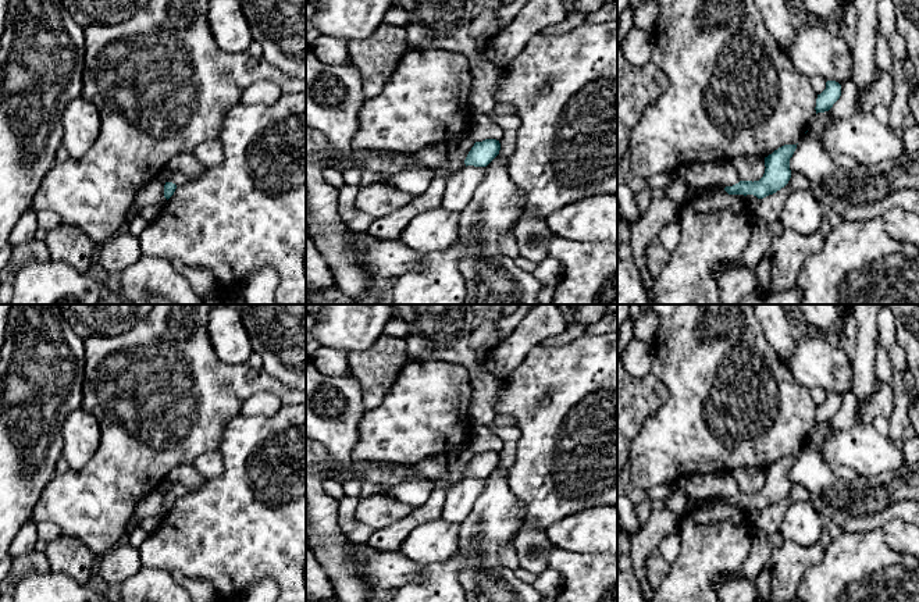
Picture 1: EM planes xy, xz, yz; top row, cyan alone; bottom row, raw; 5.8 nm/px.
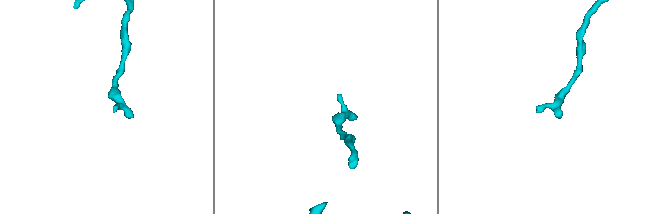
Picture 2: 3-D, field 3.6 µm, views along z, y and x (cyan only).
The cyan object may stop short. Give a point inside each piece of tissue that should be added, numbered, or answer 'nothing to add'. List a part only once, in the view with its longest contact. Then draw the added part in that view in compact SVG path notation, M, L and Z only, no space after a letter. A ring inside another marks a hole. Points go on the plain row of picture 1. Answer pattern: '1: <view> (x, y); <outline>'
nothing to add

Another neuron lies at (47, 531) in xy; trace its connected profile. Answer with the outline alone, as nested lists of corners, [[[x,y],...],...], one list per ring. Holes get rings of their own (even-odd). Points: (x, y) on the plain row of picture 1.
[[[42,521],[36,524],[36,531],[38,531],[39,539],[44,541],[46,544],[63,535],[60,527],[50,521]]]

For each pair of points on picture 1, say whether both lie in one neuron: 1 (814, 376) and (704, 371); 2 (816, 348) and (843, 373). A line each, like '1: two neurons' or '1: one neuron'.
1: two neurons
2: one neuron

